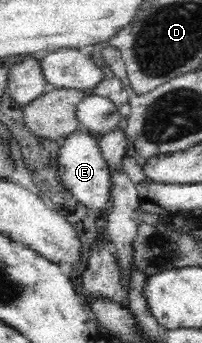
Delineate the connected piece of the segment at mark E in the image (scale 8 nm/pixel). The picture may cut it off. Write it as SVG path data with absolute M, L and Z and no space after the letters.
M80 127L65 136L65 143L59 149L58 173L64 188L69 191L73 197L80 201L87 208L95 211L106 210L107 203L111 199L113 191L113 172L103 158L99 146L100 136L94 134L89 129Z

